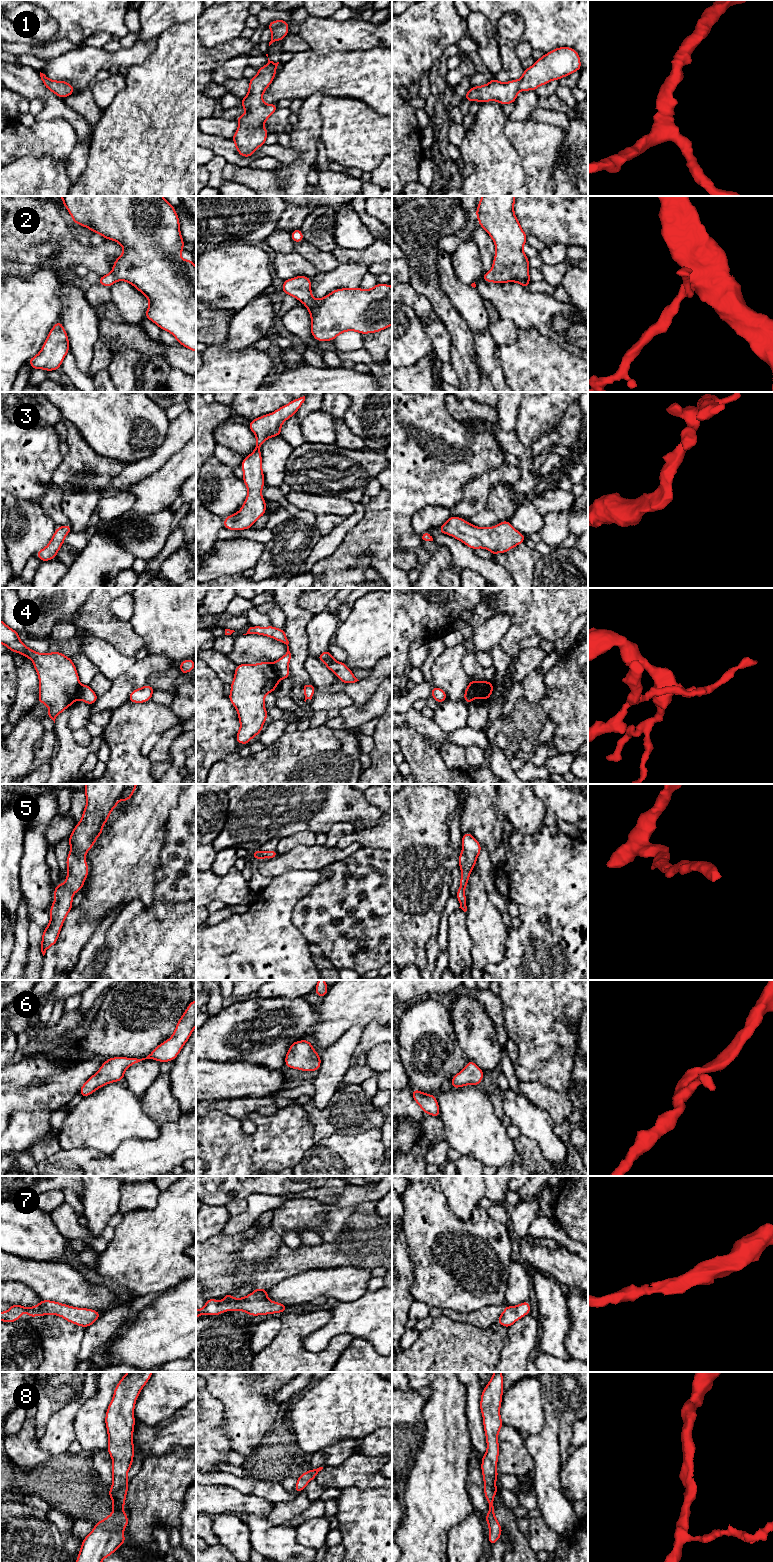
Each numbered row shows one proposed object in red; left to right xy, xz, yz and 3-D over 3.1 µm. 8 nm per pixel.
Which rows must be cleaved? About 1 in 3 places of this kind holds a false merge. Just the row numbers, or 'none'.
4

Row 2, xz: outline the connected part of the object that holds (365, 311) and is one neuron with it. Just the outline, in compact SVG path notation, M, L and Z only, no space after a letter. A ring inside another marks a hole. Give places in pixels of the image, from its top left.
M296 276L283 281L282 291L302 302L311 316L311 335L317 341L333 341L346 331L360 334L376 333L392 325L392 286L377 283L372 289L341 288L315 299L312 297L311 279Z

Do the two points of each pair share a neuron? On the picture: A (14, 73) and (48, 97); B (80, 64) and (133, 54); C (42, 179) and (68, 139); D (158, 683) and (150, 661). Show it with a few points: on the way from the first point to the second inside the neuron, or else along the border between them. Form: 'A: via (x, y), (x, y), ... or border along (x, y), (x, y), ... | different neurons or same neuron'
A: via (22, 80), (40, 91) | same neuron
B: via (93, 60), (120, 58) | same neuron
C: border along (31, 155), (48, 155), (57, 162), (68, 158) | different neurons
D: border along (164, 654), (170, 665), (155, 671), (147, 683) | different neurons

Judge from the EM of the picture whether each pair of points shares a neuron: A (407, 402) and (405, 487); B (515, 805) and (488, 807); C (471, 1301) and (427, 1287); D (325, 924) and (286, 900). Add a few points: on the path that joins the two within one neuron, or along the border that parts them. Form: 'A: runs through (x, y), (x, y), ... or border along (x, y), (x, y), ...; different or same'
A: runs through (405, 423), (405, 466); same
B: border along (497, 794), (497, 809), (504, 817); different
C: runs through (460, 1295), (455, 1295), (447, 1287), (438, 1287); same
D: border along (312, 889), (293, 908), (292, 923), (296, 928); different

